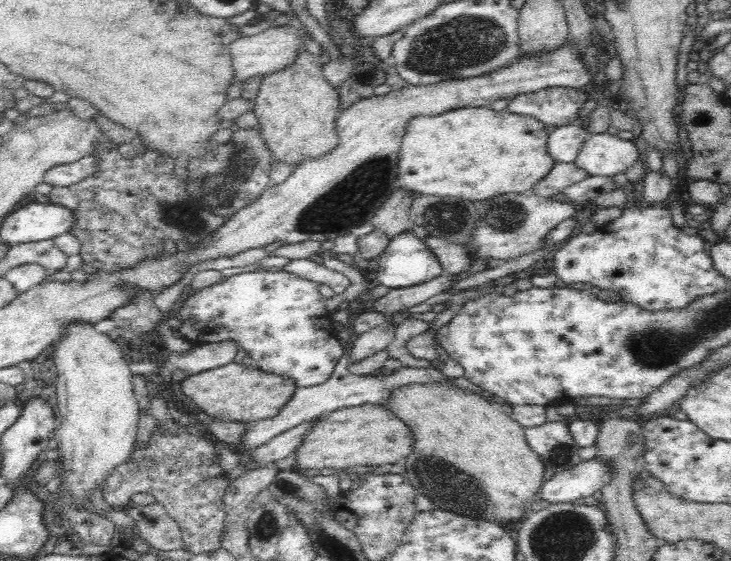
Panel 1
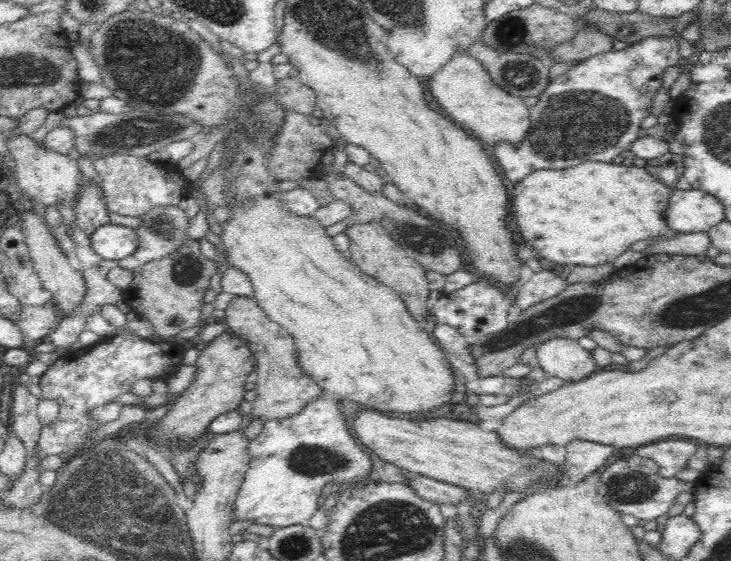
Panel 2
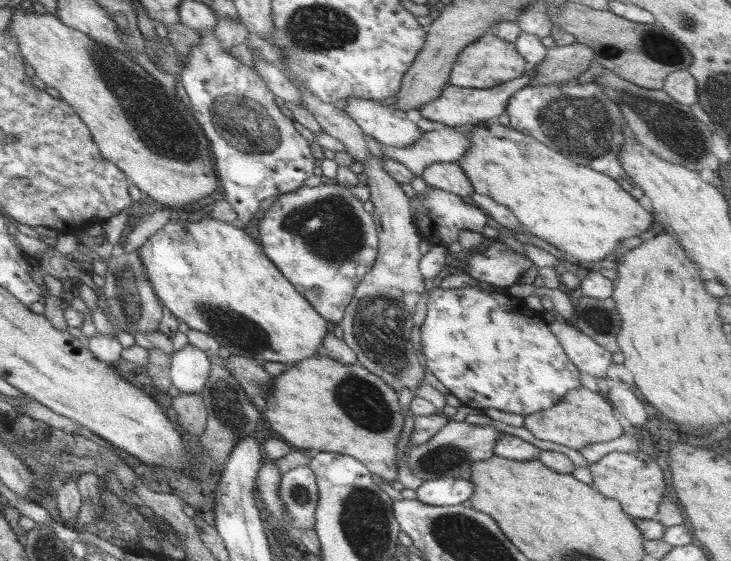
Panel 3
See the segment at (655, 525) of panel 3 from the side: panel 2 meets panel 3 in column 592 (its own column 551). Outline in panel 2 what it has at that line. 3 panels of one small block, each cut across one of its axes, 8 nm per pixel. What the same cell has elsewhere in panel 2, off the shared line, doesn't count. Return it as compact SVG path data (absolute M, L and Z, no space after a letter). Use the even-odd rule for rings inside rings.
M363 410L352 424L353 435L378 458L395 464L410 474L412 490L424 500L440 506L457 506L472 496L502 491L520 493L520 500L532 493L572 485L563 464L538 459L531 451L508 446L497 431L484 431L477 424L448 418L415 420L392 416L374 410Z

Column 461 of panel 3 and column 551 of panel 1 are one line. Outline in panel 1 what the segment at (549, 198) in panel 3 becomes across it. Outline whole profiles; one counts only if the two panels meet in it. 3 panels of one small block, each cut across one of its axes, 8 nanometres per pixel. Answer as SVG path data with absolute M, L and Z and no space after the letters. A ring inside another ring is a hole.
M466 108L448 111L436 117L419 117L411 124L402 142L398 161L398 178L410 192L424 196L458 198L474 203L487 202L504 194L530 194L552 172L554 158L548 153L546 124L530 116L495 112L488 108Z

